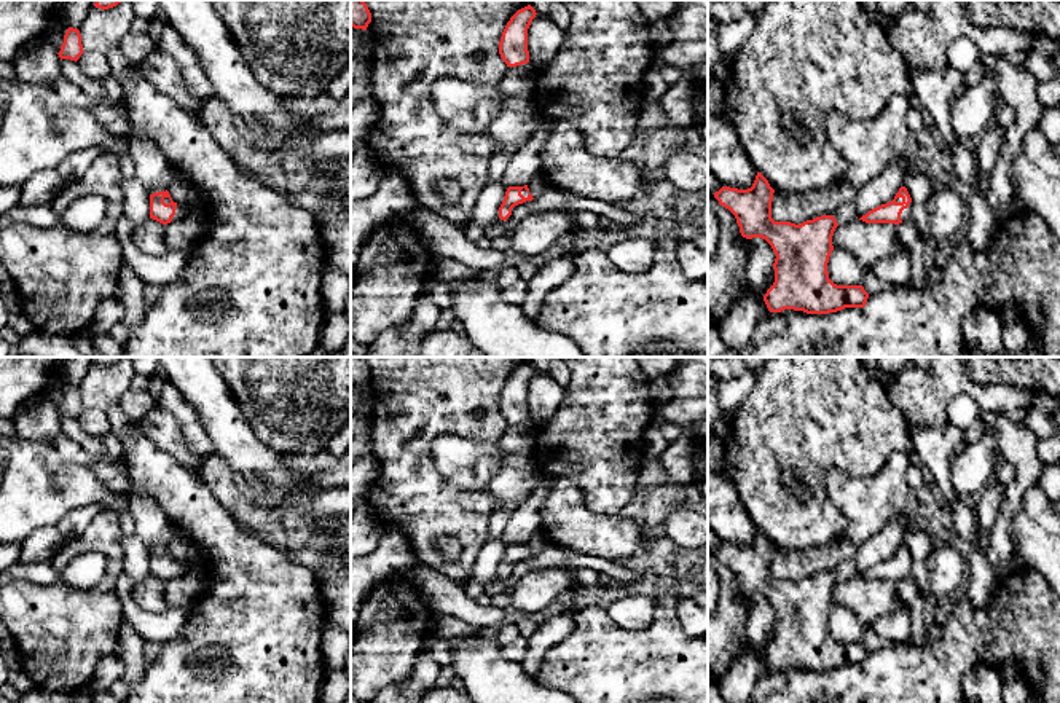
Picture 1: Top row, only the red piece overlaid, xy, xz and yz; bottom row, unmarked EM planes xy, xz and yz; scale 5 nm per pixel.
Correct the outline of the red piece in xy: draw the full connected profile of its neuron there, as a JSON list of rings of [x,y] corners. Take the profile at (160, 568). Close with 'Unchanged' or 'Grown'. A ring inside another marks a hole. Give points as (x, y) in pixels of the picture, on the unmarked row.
[[[158,548],[150,552],[150,575],[167,582],[175,572],[177,560],[172,558],[169,548]]]. Unchanged

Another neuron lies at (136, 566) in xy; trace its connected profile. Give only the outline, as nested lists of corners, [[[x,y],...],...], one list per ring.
[[[137,534],[124,536],[124,564],[123,572],[134,582],[139,583],[150,575],[150,552],[139,539]]]

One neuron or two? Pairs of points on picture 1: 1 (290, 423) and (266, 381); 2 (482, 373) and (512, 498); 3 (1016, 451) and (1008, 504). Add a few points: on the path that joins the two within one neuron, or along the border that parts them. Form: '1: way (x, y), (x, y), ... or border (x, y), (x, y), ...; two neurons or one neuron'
1: way (290, 412), (290, 400), (278, 388); one neuron
2: border (509, 424), (498, 439); two neurons
3: way (1022, 464), (1022, 483), (1016, 491); one neuron

